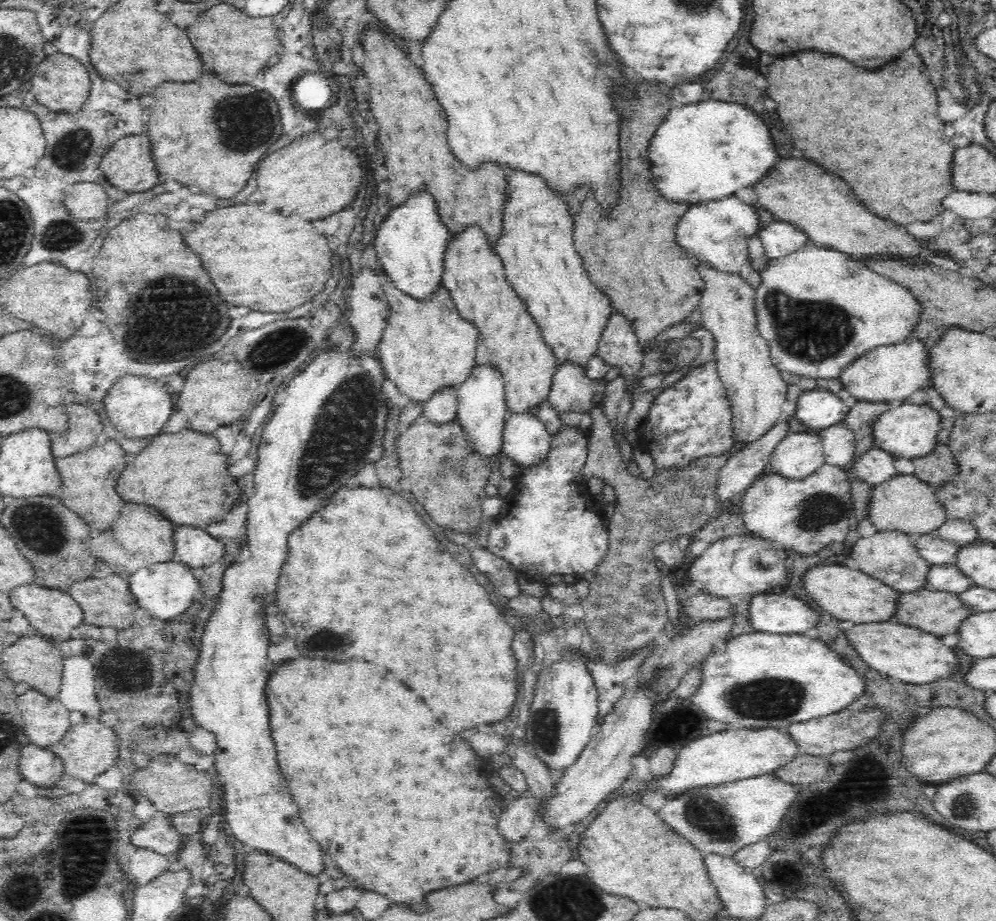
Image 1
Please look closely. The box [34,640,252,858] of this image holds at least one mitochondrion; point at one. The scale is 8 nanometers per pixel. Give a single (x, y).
(116, 666)

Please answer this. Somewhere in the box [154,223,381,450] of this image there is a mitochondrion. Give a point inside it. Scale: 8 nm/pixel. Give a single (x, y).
(280, 348)

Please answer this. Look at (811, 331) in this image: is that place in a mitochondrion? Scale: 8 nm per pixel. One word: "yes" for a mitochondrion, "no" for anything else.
yes

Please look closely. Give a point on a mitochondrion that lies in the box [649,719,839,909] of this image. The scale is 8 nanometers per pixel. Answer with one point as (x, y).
(714, 821)

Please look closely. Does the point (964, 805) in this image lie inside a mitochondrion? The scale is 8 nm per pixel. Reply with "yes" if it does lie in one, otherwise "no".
yes

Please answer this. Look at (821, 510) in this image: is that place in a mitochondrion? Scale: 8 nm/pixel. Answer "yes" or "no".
yes

